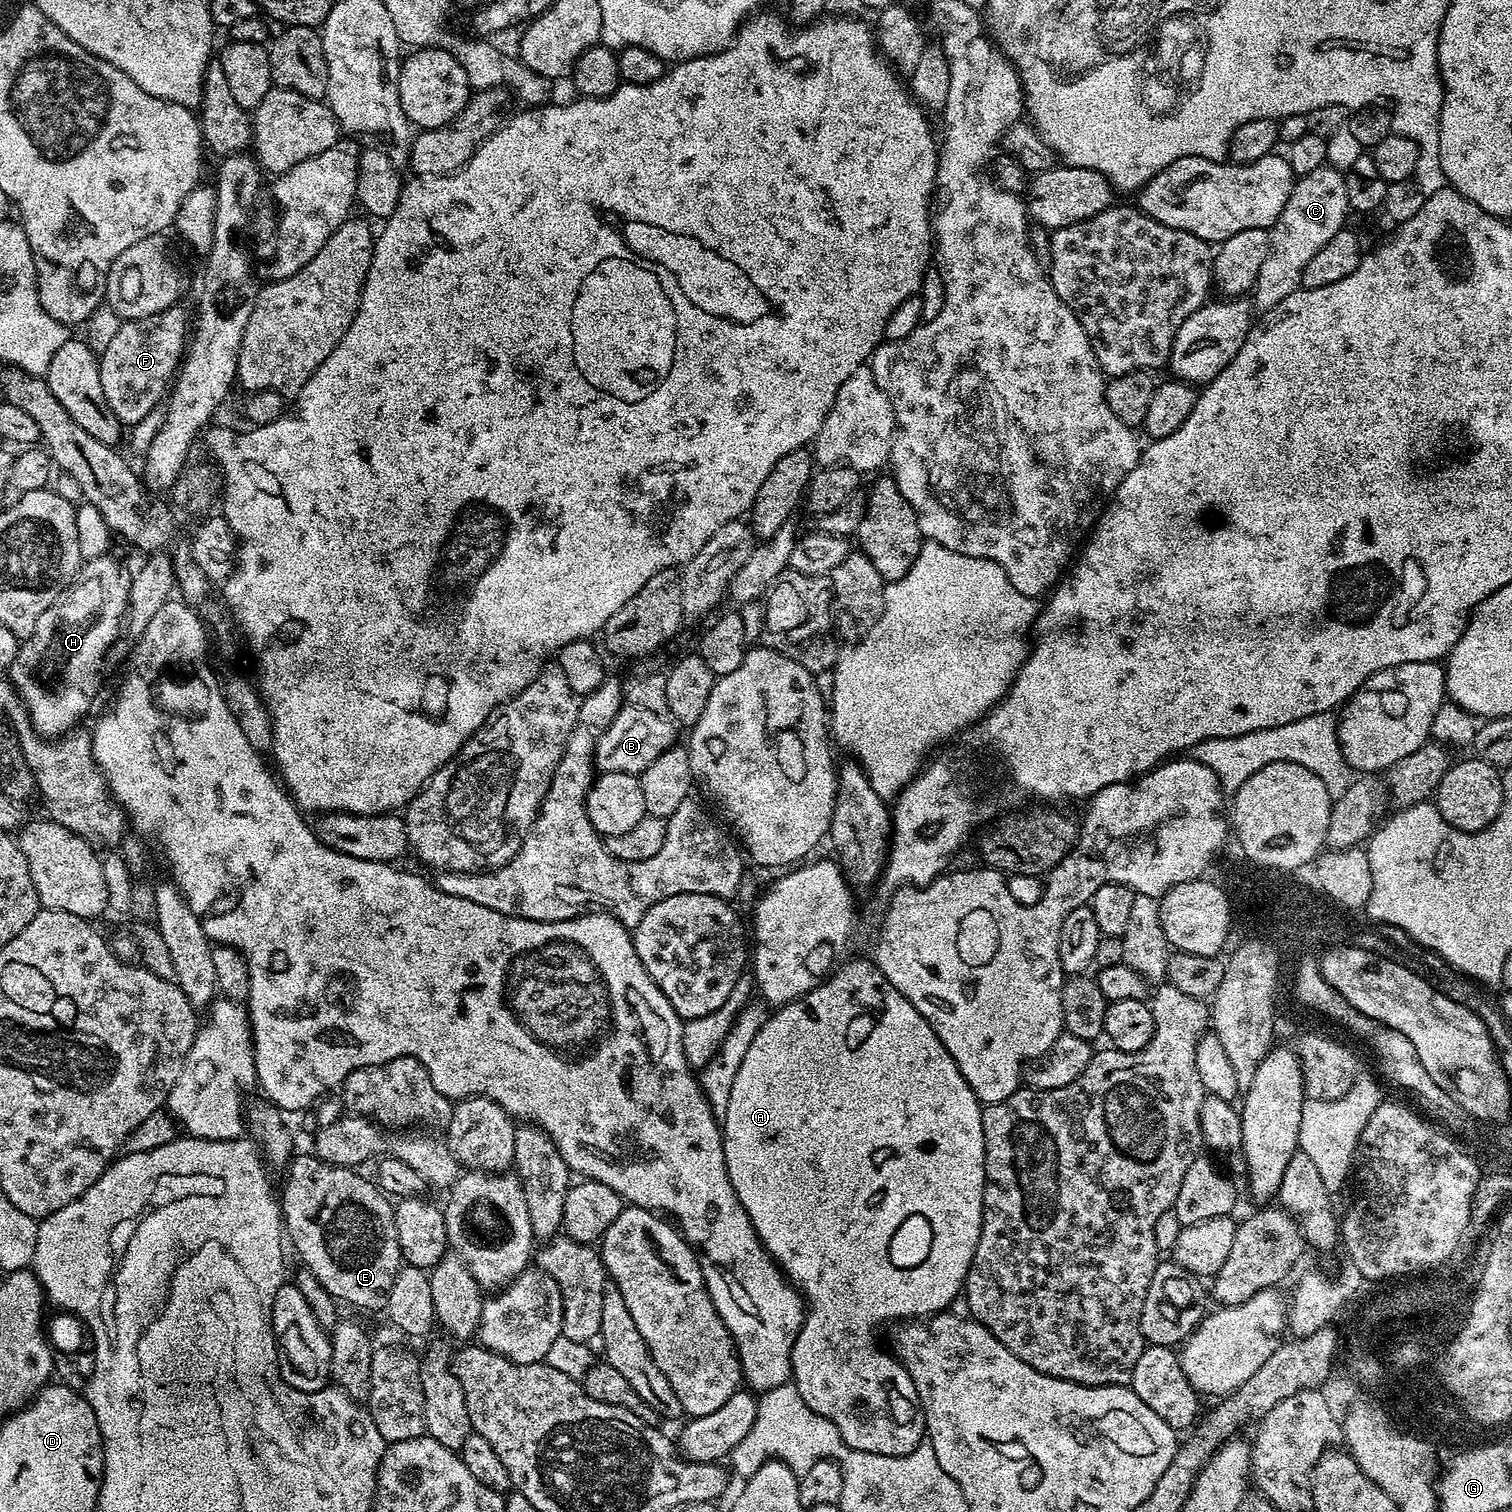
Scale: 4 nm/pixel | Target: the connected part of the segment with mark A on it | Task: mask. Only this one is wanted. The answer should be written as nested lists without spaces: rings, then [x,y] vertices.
[[[845,959],[818,987],[801,996],[799,1000],[792,1000],[788,1004],[779,1005],[773,1011],[776,1013],[773,1016],[771,1013],[765,1019],[762,1030],[758,1030],[758,1034],[754,1034],[754,1042],[750,1042],[750,1050],[746,1050],[746,1058],[742,1058],[742,1066],[738,1066],[734,1086],[730,1090],[730,1102],[726,1106],[726,1114],[722,1117],[724,1161],[726,1162],[726,1170],[730,1174],[730,1182],[738,1194],[738,1202],[746,1210],[758,1238],[764,1243],[768,1255],[779,1264],[780,1271],[796,1285],[800,1295],[806,1301],[804,1324],[800,1327],[800,1333],[792,1347],[792,1375],[790,1377],[791,1383],[795,1384],[798,1390],[798,1394],[802,1394],[802,1402],[806,1402],[806,1406],[810,1406],[810,1410],[814,1410],[814,1414],[822,1414],[822,1418],[832,1420],[838,1434],[842,1434],[842,1438],[854,1450],[862,1450],[870,1454],[882,1454],[883,1456],[905,1456],[910,1454],[910,1450],[917,1448],[925,1439],[924,1414],[919,1407],[914,1406],[914,1390],[908,1380],[908,1373],[901,1369],[899,1363],[894,1362],[891,1351],[886,1350],[886,1353],[884,1353],[880,1349],[880,1344],[876,1341],[875,1328],[879,1324],[886,1323],[887,1320],[894,1319],[895,1316],[904,1316],[900,1318],[924,1318],[929,1314],[943,1312],[951,1305],[948,1303],[955,1296],[959,1297],[961,1295],[964,1279],[968,1277],[968,1271],[970,1270],[972,1252],[978,1246],[980,1231],[984,1228],[984,1185],[986,1181],[984,1178],[982,1105],[980,1099],[974,1094],[974,1090],[970,1090],[966,1078],[962,1078],[962,1070],[958,1070],[954,1058],[950,1058],[950,1054],[944,1043],[938,1038],[938,1034],[934,1034],[930,1022],[926,1022],[926,1018],[922,1018],[922,1014],[918,1014],[918,1010],[914,1010],[912,1003],[902,994],[898,994],[898,990],[894,990],[894,986],[890,986],[890,982],[884,977],[882,970],[876,967],[871,959],[847,960]]]

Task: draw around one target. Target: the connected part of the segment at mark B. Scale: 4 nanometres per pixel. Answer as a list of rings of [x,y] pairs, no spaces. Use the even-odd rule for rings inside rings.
[[[625,704],[596,739],[593,765],[600,772],[640,775],[655,758],[675,745],[676,731],[677,725],[663,713]]]

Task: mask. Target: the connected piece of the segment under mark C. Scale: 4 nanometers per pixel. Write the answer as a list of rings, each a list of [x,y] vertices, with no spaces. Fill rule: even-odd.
[[[1329,165],[1319,167],[1293,183],[1282,214],[1269,229],[1267,258],[1262,262],[1250,293],[1253,309],[1257,313],[1270,312],[1283,298],[1288,298],[1302,286],[1302,273],[1307,263],[1326,242],[1334,238],[1334,234],[1345,227],[1344,220],[1349,210],[1344,175]]]

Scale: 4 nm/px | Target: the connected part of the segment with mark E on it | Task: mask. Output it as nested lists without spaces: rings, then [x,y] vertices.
[[[315,1154],[293,1155],[284,1176],[284,1196],[279,1197],[286,1236],[300,1255],[299,1263],[309,1268],[322,1282],[322,1286],[337,1301],[345,1300],[356,1308],[383,1309],[387,1302],[395,1276],[402,1267],[402,1257],[396,1227],[394,1204],[371,1179],[359,1176],[356,1168],[335,1168]]]

